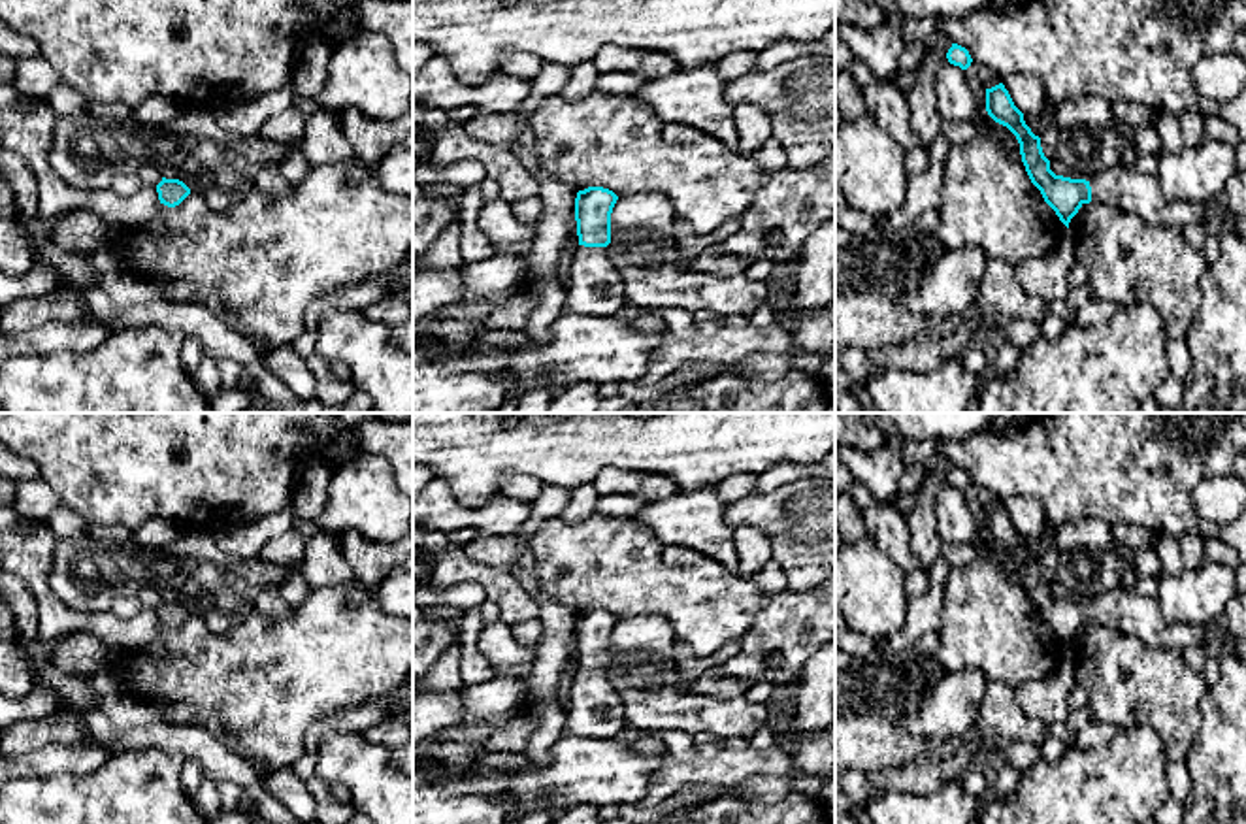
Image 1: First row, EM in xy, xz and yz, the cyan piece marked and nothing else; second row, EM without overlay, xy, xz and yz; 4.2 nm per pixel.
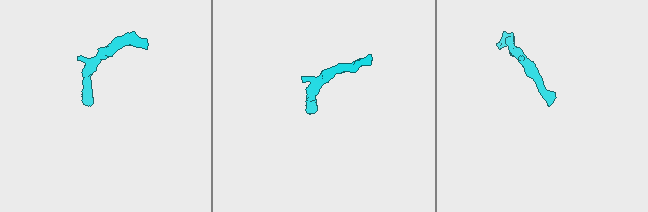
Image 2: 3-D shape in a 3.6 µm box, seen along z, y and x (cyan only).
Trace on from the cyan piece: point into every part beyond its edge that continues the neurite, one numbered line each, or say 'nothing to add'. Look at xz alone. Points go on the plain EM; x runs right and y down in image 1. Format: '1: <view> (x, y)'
1: xz (594, 709)

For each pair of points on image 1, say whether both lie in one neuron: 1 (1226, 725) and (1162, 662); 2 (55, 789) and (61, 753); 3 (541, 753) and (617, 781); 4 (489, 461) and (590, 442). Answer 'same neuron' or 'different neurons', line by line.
1: different neurons
2: different neurons
3: different neurons
4: same neuron

